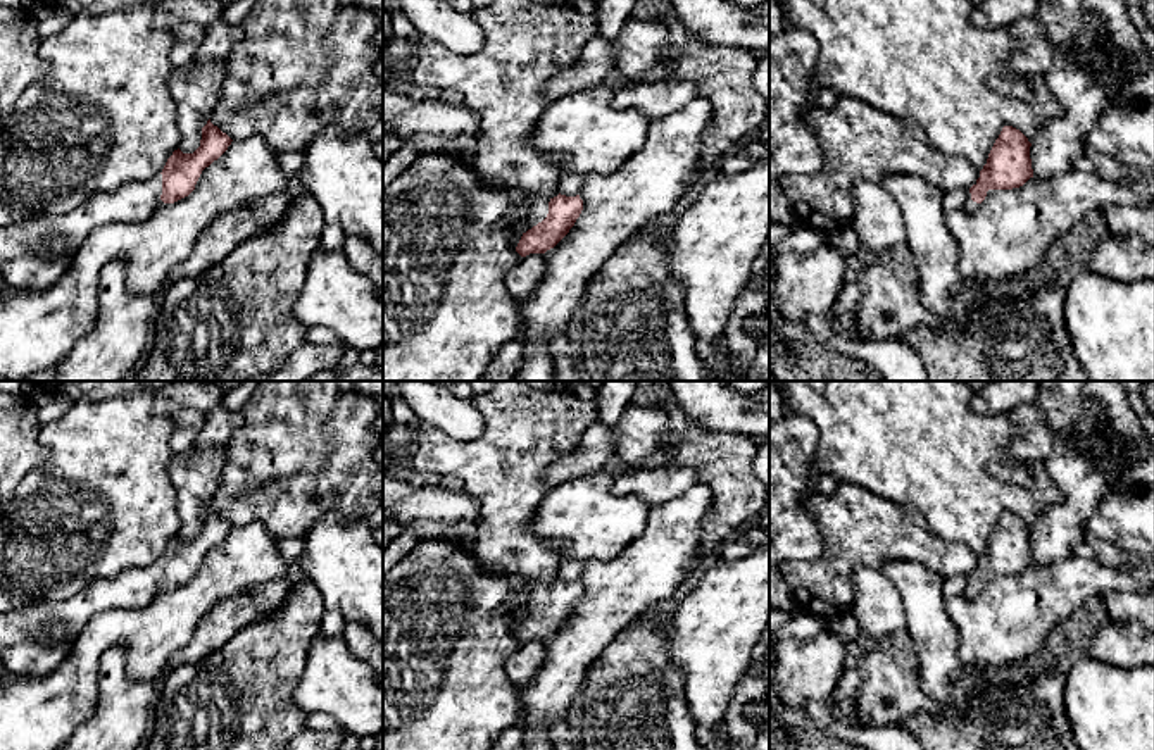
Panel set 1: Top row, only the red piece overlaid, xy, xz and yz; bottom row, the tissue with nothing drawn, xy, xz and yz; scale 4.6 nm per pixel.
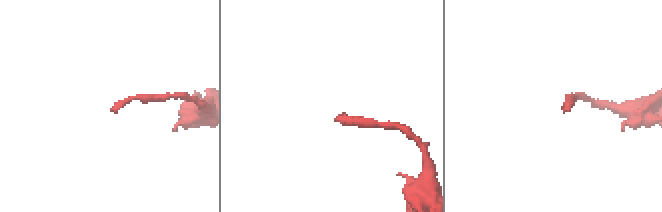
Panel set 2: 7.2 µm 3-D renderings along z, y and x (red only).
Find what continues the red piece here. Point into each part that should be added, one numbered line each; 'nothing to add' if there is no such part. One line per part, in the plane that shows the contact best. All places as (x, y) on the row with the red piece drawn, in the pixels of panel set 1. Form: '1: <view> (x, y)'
1: xz (528, 209)

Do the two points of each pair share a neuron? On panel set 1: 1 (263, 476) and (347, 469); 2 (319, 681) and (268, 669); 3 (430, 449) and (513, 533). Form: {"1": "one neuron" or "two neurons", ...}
{"1": "one neuron", "2": "two neurons", "3": "one neuron"}

